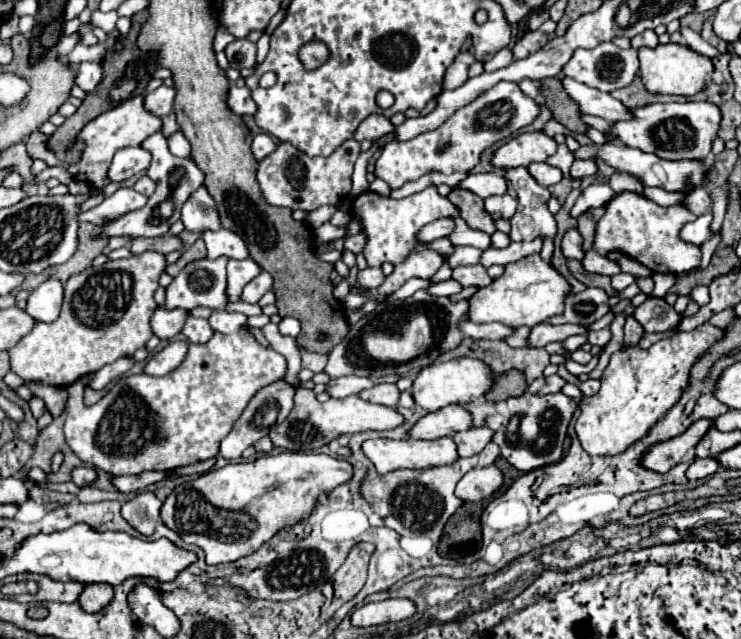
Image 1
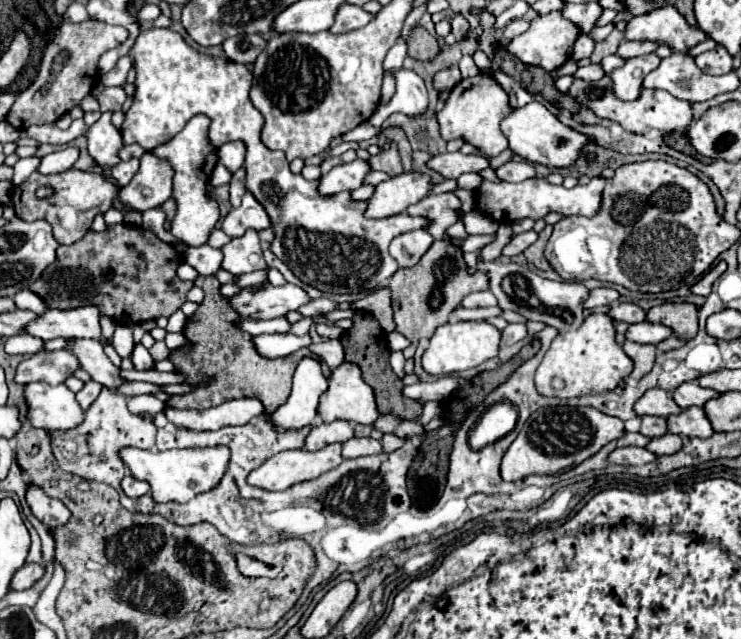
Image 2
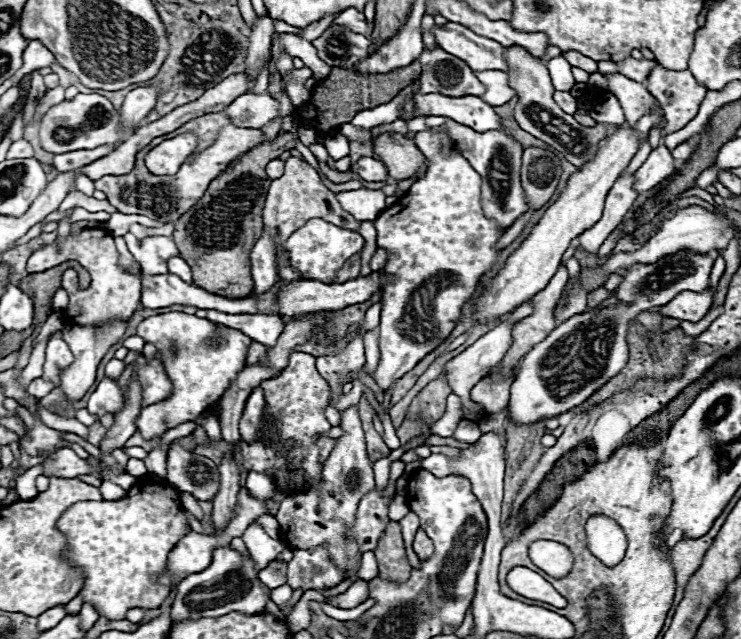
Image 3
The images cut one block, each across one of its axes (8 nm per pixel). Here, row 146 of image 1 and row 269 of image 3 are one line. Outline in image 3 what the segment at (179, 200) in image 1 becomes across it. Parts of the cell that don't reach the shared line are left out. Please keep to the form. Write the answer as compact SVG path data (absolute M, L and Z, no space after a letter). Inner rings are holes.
M124 234L124 240L134 254L136 262L142 266L146 274L166 274L168 260L180 256L178 246L170 236L146 236L136 238L134 234Z

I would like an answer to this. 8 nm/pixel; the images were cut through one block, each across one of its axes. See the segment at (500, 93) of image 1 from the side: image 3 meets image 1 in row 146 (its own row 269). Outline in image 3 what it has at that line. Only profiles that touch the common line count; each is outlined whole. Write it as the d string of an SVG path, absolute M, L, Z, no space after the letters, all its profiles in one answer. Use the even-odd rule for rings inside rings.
M431 129L414 134L414 144L430 160L430 168L424 180L414 182L394 206L380 212L374 220L374 226L378 230L378 248L384 248L388 252L384 272L392 276L386 288L382 288L382 312L378 326L380 362L372 374L374 382L382 390L402 378L410 368L418 364L418 360L422 360L452 332L460 318L460 310L472 298L480 276L490 270L492 262L498 256L498 250L494 250L492 246L500 238L500 232L496 228L496 222L488 220L482 212L480 176L460 152L452 152L450 156L444 154L442 145L447 145L447 136L445 132L434 132Z

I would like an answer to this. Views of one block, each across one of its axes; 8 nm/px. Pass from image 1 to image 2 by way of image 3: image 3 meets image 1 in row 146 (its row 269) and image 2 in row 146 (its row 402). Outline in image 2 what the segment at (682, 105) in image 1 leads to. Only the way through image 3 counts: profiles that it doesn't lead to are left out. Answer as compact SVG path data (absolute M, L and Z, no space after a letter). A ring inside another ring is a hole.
M510 112L502 120L502 132L510 142L510 150L528 162L538 162L548 168L570 168L580 148L588 142L588 136L564 126L554 114L520 114Z

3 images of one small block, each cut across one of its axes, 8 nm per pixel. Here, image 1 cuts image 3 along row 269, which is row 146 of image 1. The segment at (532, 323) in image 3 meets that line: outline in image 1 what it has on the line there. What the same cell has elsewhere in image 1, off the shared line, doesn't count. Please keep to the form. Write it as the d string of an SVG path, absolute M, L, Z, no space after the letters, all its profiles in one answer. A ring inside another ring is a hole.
M560 144L558 150L556 150L556 154L550 156L546 162L552 164L552 166L556 166L556 168L560 168L562 174L564 174L564 178L570 180L570 172L568 170L570 170L570 164L574 162L574 154L566 148L566 144Z

